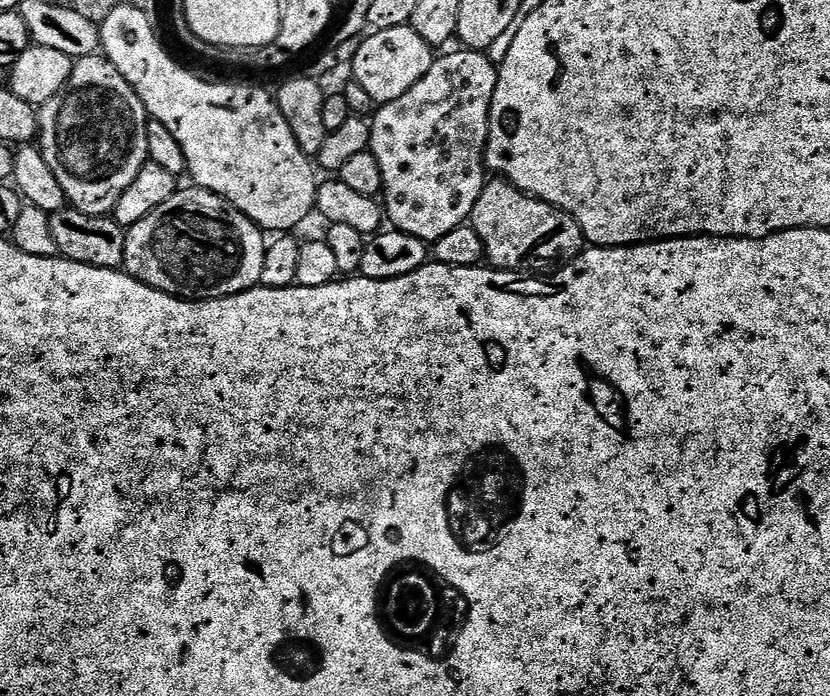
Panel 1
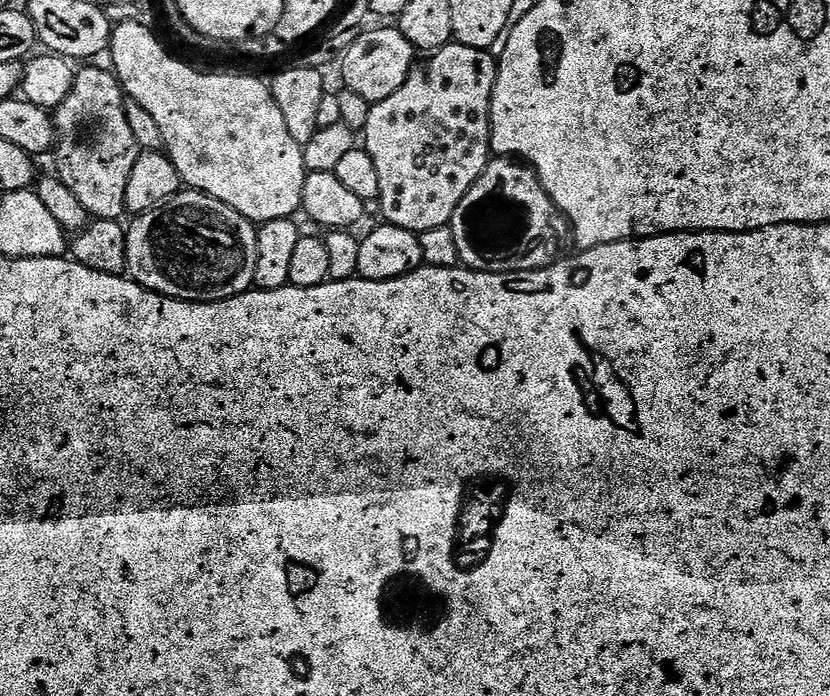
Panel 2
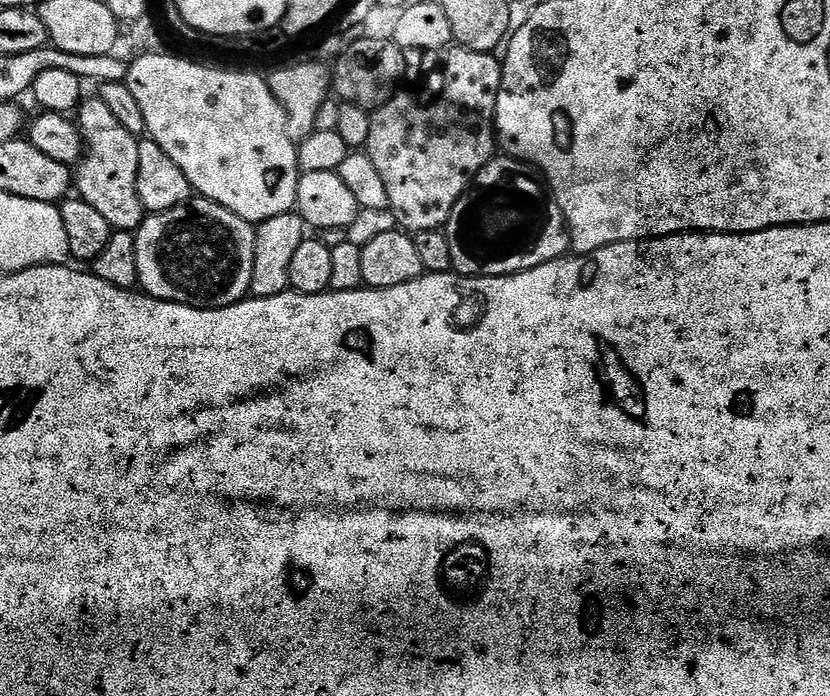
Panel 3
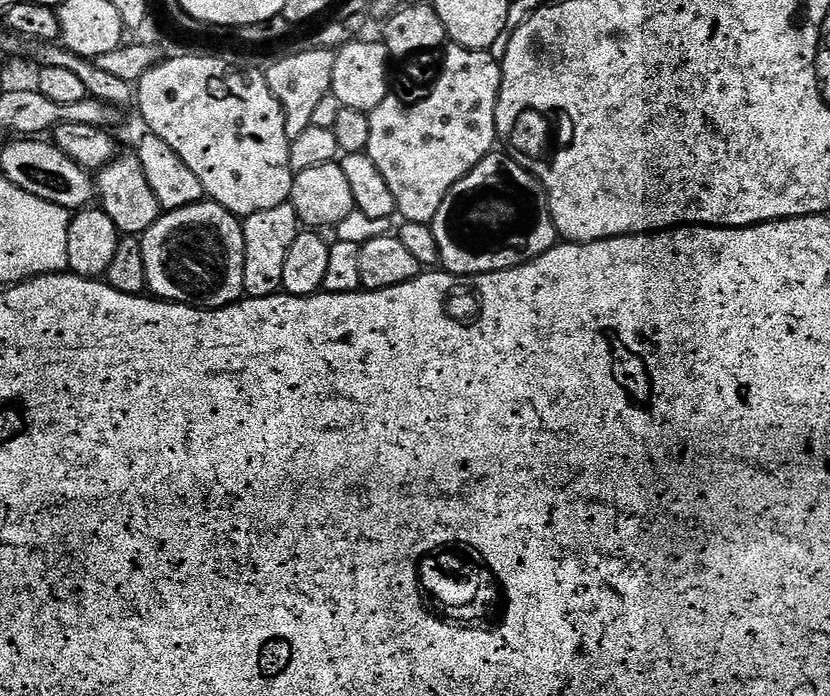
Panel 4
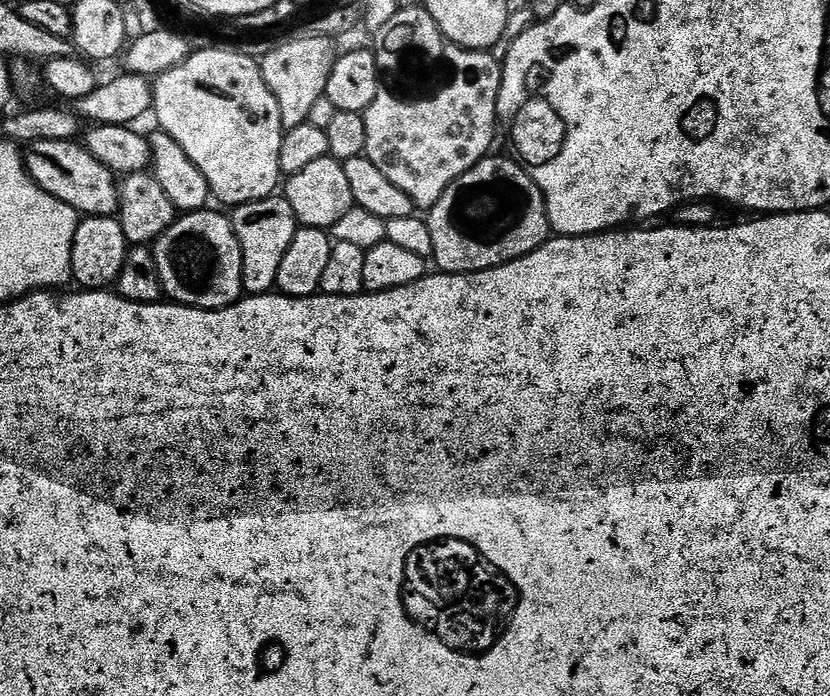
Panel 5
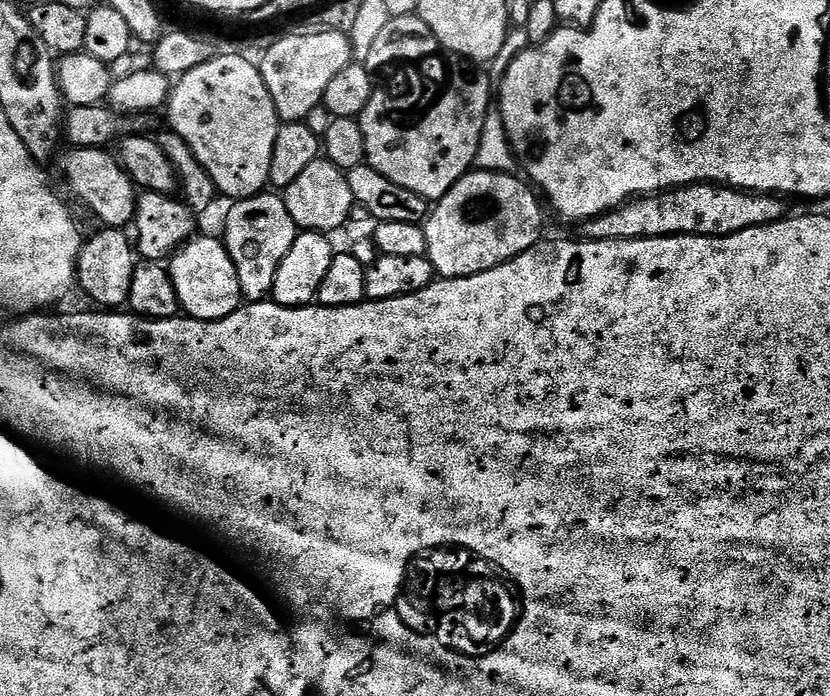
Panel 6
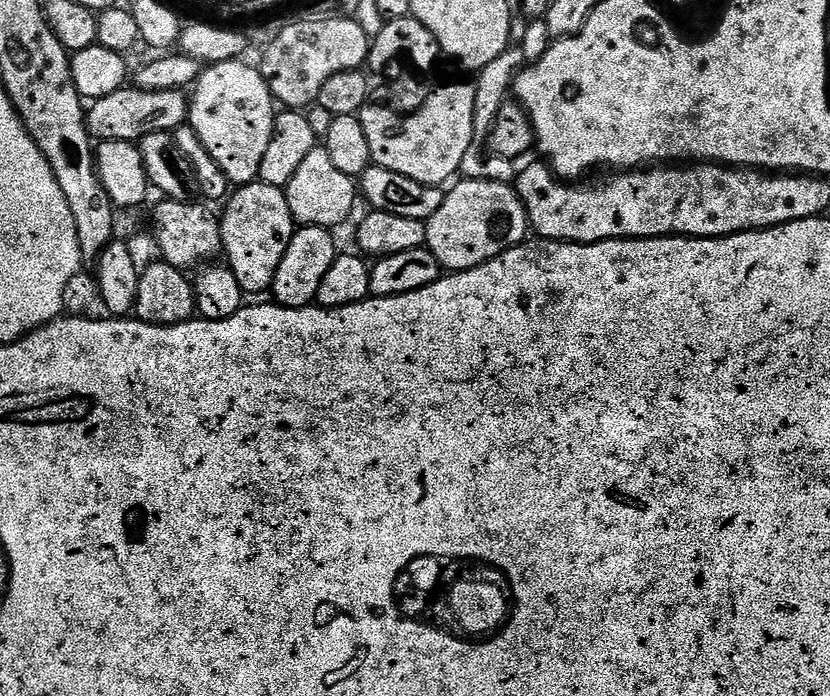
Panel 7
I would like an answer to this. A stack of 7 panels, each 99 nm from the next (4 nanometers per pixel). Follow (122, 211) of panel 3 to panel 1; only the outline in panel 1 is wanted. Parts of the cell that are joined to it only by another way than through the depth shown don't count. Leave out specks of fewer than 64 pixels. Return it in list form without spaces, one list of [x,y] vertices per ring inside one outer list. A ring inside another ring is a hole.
[[[103,55],[81,56],[73,63],[68,88],[39,105],[38,115],[40,153],[62,185],[68,204],[91,216],[115,213],[118,198],[149,161],[146,126],[150,117],[130,82]]]

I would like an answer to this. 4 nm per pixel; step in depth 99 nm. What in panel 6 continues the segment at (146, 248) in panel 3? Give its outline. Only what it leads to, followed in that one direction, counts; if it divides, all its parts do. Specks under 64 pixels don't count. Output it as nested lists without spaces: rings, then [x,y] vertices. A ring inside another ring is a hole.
[[[193,235],[172,253],[166,267],[174,282],[178,302],[185,317],[193,320],[221,320],[242,306],[238,270],[219,235]]]

